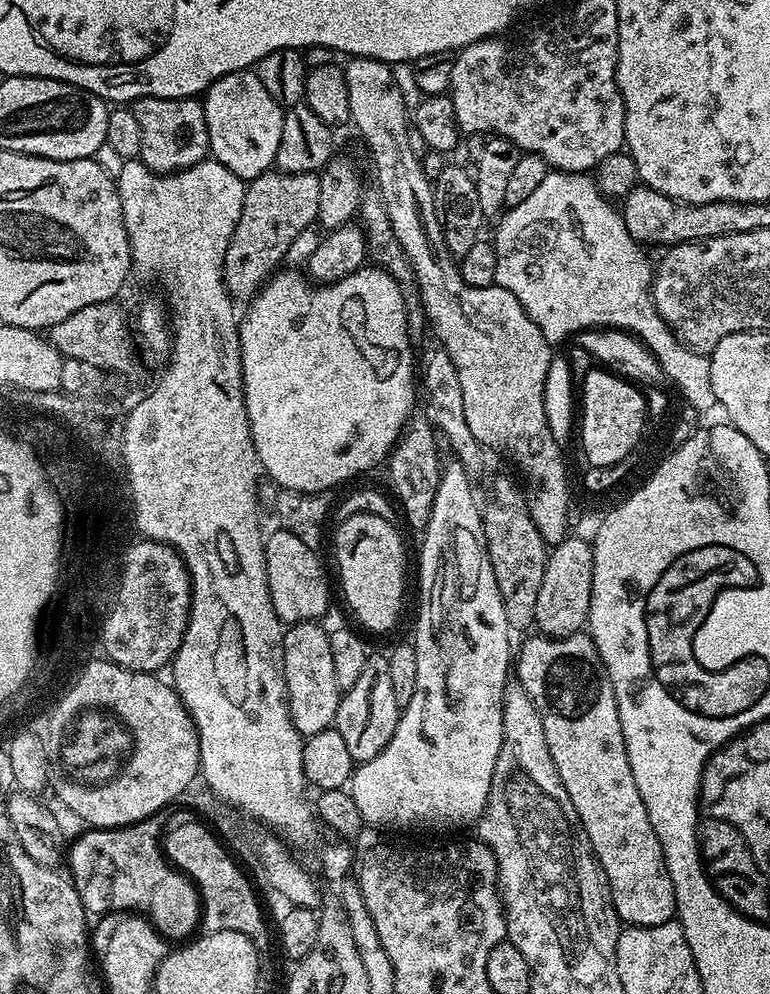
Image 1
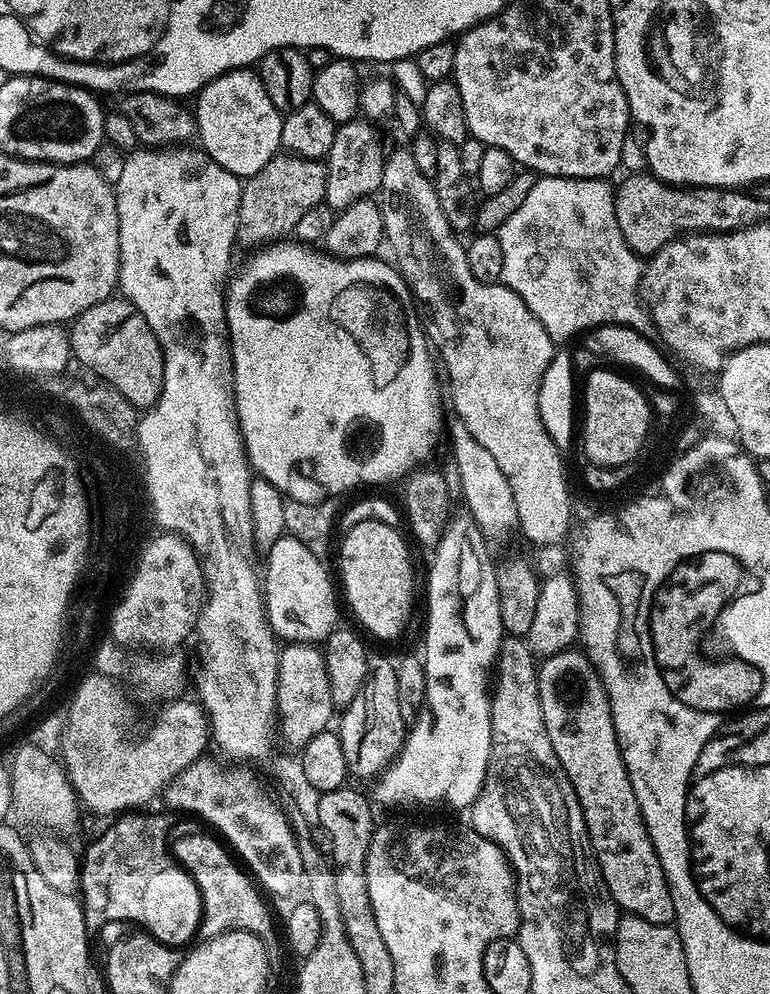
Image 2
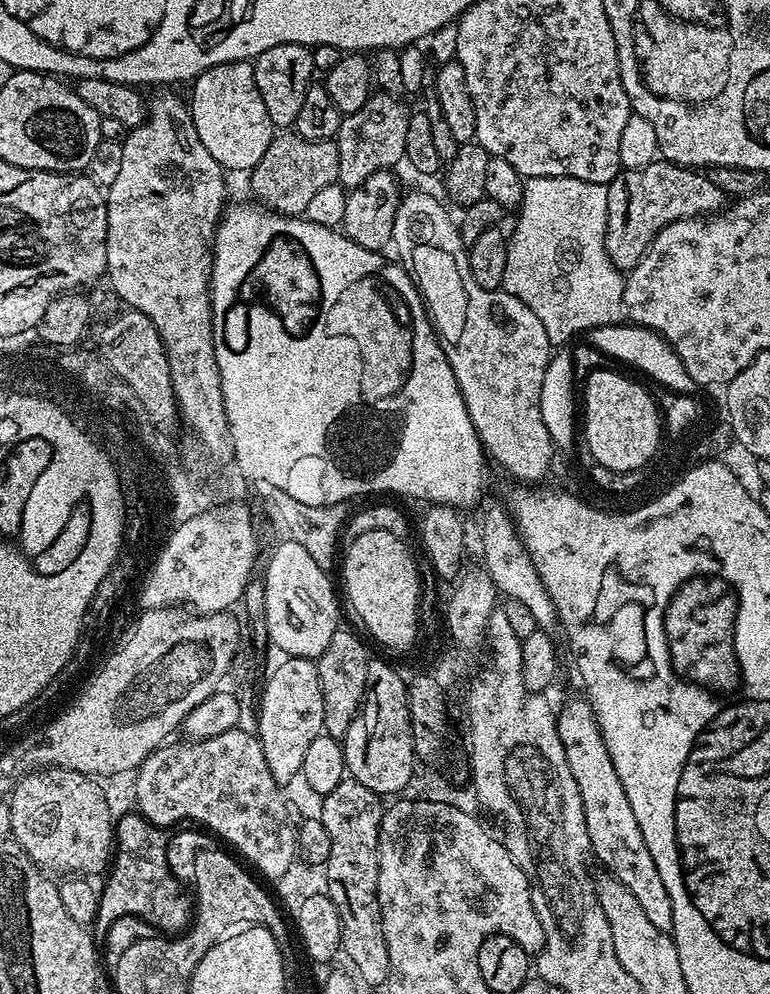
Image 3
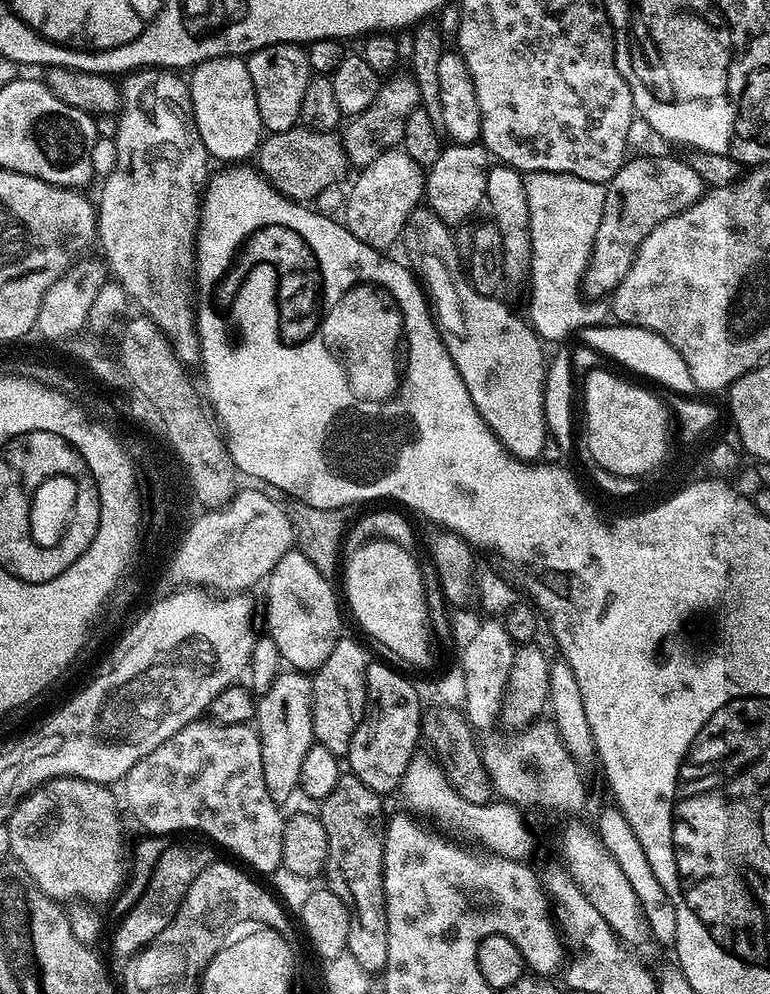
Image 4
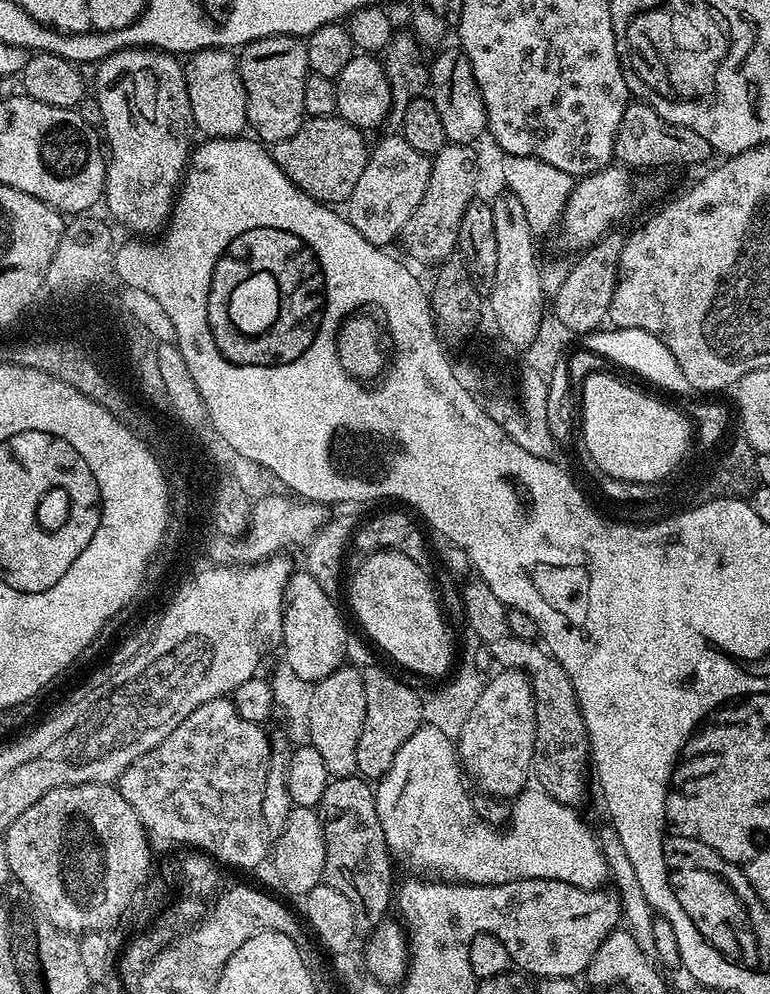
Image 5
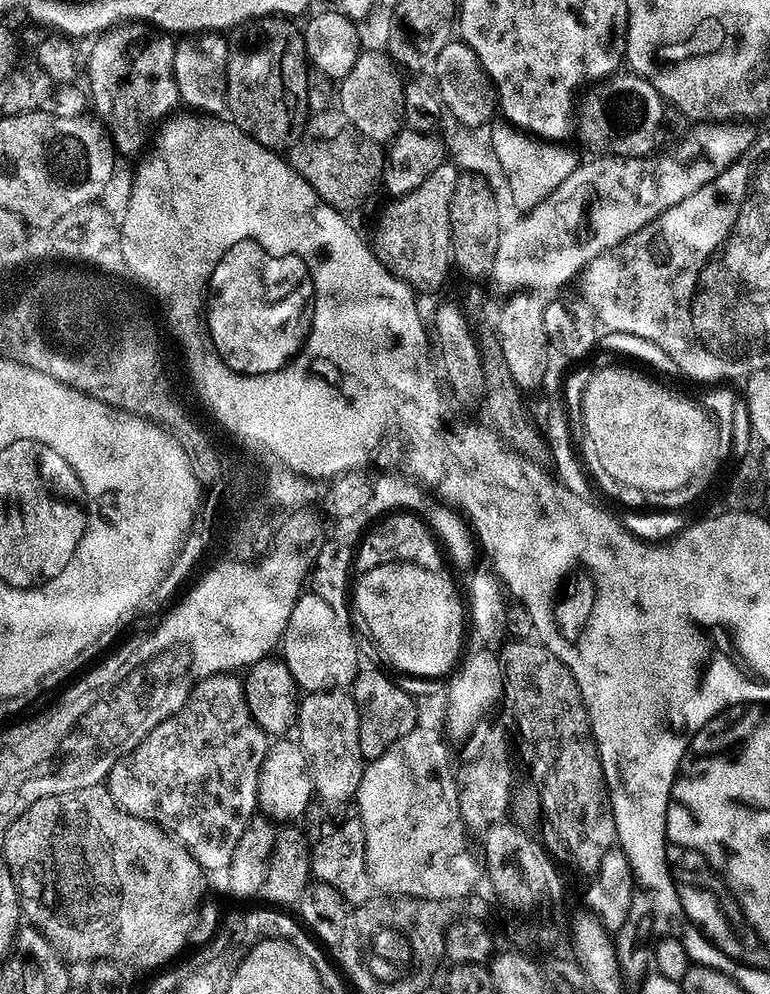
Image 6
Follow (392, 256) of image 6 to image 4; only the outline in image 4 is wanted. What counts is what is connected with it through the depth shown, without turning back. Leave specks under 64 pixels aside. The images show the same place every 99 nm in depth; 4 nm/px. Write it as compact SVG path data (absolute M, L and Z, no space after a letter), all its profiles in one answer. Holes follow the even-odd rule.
M449 143L442 150L438 162L427 169L424 182L424 196L427 207L432 213L449 226L460 226L475 214L485 203L486 178L490 167L488 149L483 143L454 144Z

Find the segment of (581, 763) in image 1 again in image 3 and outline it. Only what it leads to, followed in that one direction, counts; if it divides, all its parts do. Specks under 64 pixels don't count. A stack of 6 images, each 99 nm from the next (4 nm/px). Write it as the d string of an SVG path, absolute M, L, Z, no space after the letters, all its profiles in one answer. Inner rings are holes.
M579 699L566 701L564 709L559 709L556 729L564 743L570 774L574 774L574 782L578 782L578 794L582 794L582 810L586 818L591 855L600 859L607 875L622 882L622 886L634 894L642 911L646 913L646 919L657 930L671 933L674 906L670 906L670 894L666 894L662 874L658 874L658 866L654 866L654 858L650 858L650 850L646 846L646 838L642 838L638 818L634 818L630 798L626 798L626 790L622 790L618 770L614 770L614 762L610 762L610 750L606 750L594 710L587 699Z

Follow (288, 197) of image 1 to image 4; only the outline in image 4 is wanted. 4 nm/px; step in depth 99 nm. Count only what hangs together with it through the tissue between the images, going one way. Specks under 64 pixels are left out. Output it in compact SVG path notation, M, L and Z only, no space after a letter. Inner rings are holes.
M303 126L265 135L260 141L259 156L260 175L284 196L297 202L312 202L315 196L320 196L327 188L334 187L350 172L344 141L336 132L319 132Z

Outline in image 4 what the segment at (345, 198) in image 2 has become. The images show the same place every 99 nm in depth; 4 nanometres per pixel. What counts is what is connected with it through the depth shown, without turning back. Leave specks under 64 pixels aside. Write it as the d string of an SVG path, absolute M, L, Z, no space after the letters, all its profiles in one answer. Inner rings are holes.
M407 71L399 72L389 75L381 83L374 102L370 102L370 106L366 106L362 114L358 114L351 122L343 125L342 139L346 158L353 169L359 170L370 166L370 162L374 162L378 154L386 154L391 148L397 147L404 139L406 118L410 118L410 114L414 114L414 110L421 107L415 78Z

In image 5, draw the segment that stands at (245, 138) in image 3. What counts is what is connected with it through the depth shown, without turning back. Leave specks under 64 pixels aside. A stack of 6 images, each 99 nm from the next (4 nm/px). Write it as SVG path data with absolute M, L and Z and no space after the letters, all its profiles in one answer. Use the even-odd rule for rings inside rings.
M199 48L183 65L193 125L208 138L241 135L248 128L248 111L237 53L226 48Z

